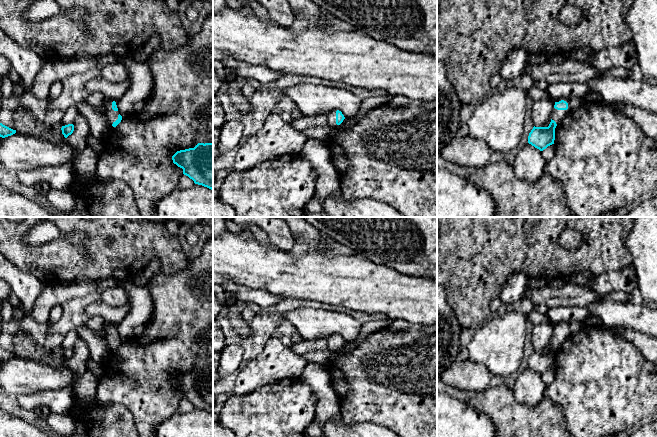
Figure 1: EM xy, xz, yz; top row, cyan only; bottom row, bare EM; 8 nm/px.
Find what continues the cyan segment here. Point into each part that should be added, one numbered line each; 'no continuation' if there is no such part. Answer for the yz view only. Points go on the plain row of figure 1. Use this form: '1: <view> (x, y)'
1: yz (558, 339)

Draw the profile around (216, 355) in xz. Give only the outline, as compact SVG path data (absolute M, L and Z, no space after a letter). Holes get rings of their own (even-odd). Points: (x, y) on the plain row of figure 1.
M213 352L213 385L221 379L219 374L220 360L221 360L221 353Z

